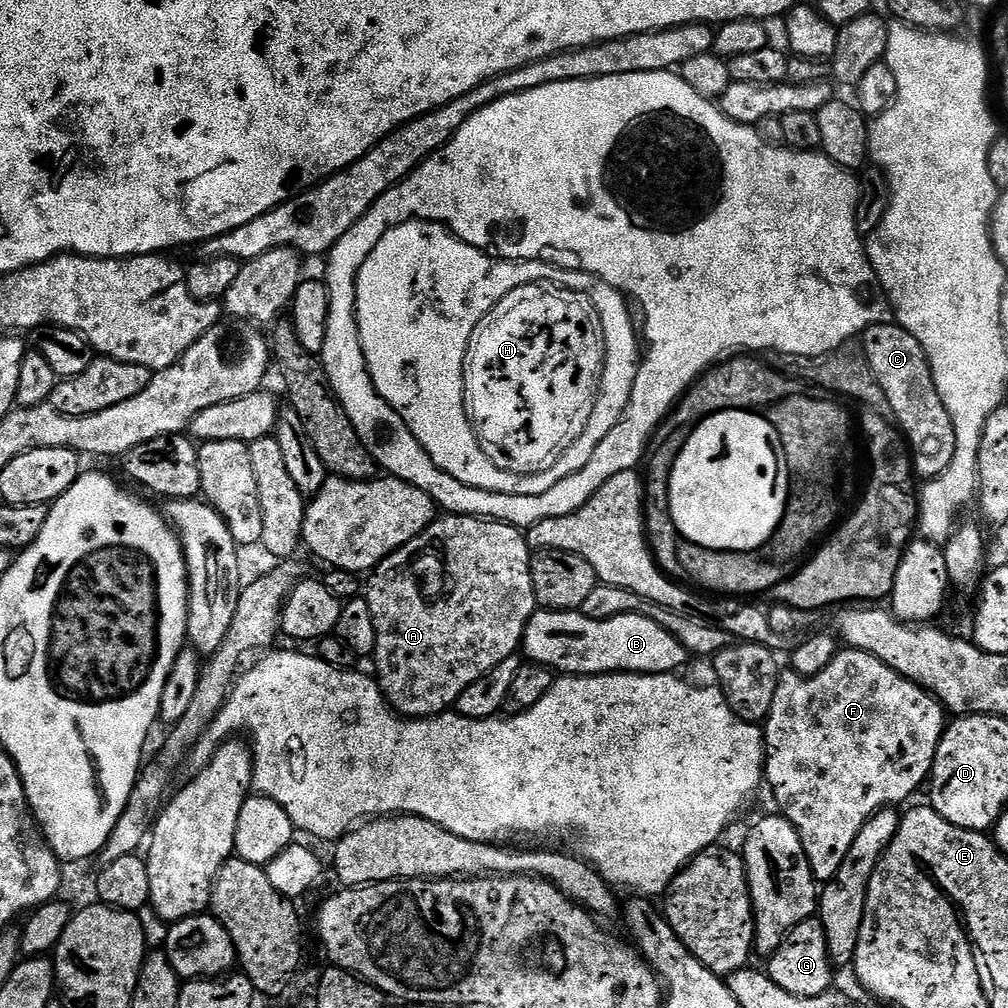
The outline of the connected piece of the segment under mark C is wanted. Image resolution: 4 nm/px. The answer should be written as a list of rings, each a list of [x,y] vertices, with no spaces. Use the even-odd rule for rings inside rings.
[[[889,322],[864,329],[862,343],[870,370],[874,370],[874,378],[878,378],[882,390],[886,390],[886,398],[890,398],[894,420],[900,423],[902,431],[909,431],[906,444],[915,475],[924,482],[941,476],[946,466],[950,466],[950,458],[954,458],[954,426],[942,398],[938,396],[925,351],[918,346],[918,338],[899,324]]]

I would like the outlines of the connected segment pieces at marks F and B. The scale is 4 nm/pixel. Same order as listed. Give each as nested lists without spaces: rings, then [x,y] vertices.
[[[855,650],[837,651],[836,657],[822,670],[813,676],[800,676],[796,672],[788,670],[783,673],[774,690],[774,706],[770,706],[768,719],[763,721],[764,734],[764,780],[772,787],[772,796],[776,799],[779,815],[785,816],[794,826],[794,830],[800,835],[802,850],[810,862],[810,870],[817,881],[827,882],[835,880],[838,874],[838,866],[846,862],[846,854],[850,854],[850,846],[854,846],[854,838],[862,830],[862,826],[875,812],[883,808],[900,806],[903,800],[908,800],[920,787],[925,787],[926,781],[932,775],[932,763],[938,750],[938,742],[944,736],[946,727],[946,709],[931,692],[912,680],[907,680],[902,674],[898,674],[886,662],[874,658],[865,652]]]
[[[538,610],[528,620],[522,652],[533,664],[544,664],[569,676],[602,676],[606,672],[642,672],[650,676],[676,674],[690,653],[670,630],[631,612],[605,620],[586,618],[580,611]]]

